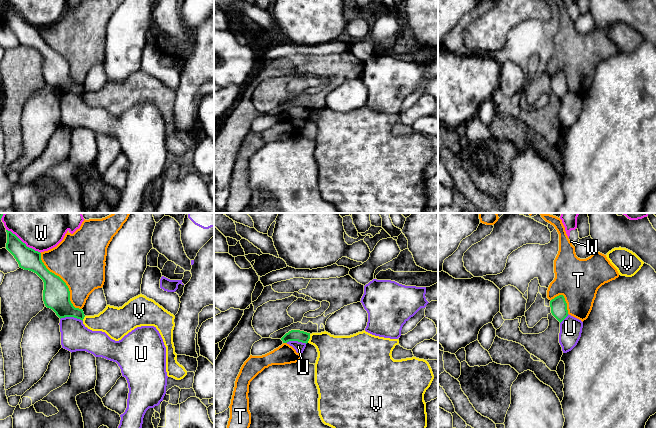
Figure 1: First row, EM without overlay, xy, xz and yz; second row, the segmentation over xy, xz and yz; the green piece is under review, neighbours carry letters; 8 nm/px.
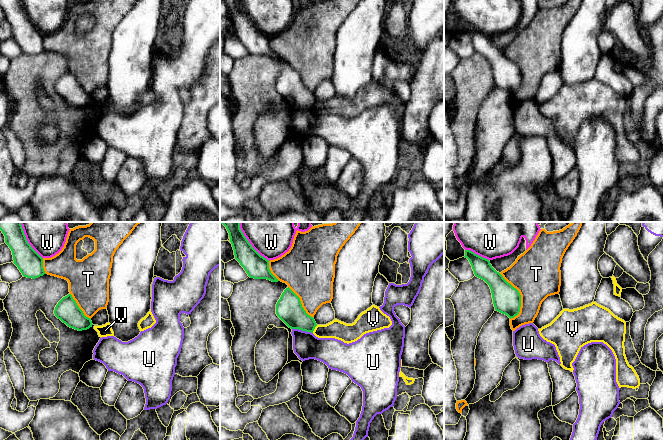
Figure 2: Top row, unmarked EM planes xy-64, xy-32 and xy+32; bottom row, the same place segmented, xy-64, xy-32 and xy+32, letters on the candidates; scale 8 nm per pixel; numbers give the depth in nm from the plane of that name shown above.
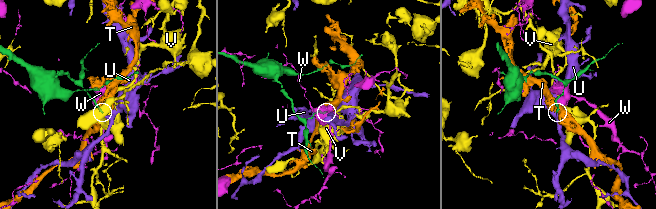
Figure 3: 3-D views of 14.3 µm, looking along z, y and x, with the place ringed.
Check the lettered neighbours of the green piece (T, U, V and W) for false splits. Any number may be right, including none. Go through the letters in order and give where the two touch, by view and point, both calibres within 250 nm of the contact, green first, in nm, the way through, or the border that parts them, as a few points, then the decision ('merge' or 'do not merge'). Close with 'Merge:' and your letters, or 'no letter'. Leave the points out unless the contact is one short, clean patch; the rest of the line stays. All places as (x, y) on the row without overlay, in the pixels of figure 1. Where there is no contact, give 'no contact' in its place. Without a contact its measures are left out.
T: xy (64, 58) | 220/420 nm | do not merge
U: xy (71, 92) | 220/220 nm | along xy (60, 94), (76, 93), (82, 97) | do not merge
V: xz (309, 114) | 100/280 nm | along xz (310, 110), (307, 118) | do not merge
W: xy (22, 18) | 180/220 nm | along xy (6, 5), (14, 9), (27, 22), (40, 29) | do not merge
Merge: no letter

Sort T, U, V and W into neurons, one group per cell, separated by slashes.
T / U / V / W

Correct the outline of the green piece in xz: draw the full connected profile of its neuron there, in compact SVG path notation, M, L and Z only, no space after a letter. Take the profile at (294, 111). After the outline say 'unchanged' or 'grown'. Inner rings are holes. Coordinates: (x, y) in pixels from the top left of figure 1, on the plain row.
M291 106L281 114L283 119L287 119L289 117L298 117L306 120L308 119L309 115L310 109L300 106Z; unchanged

